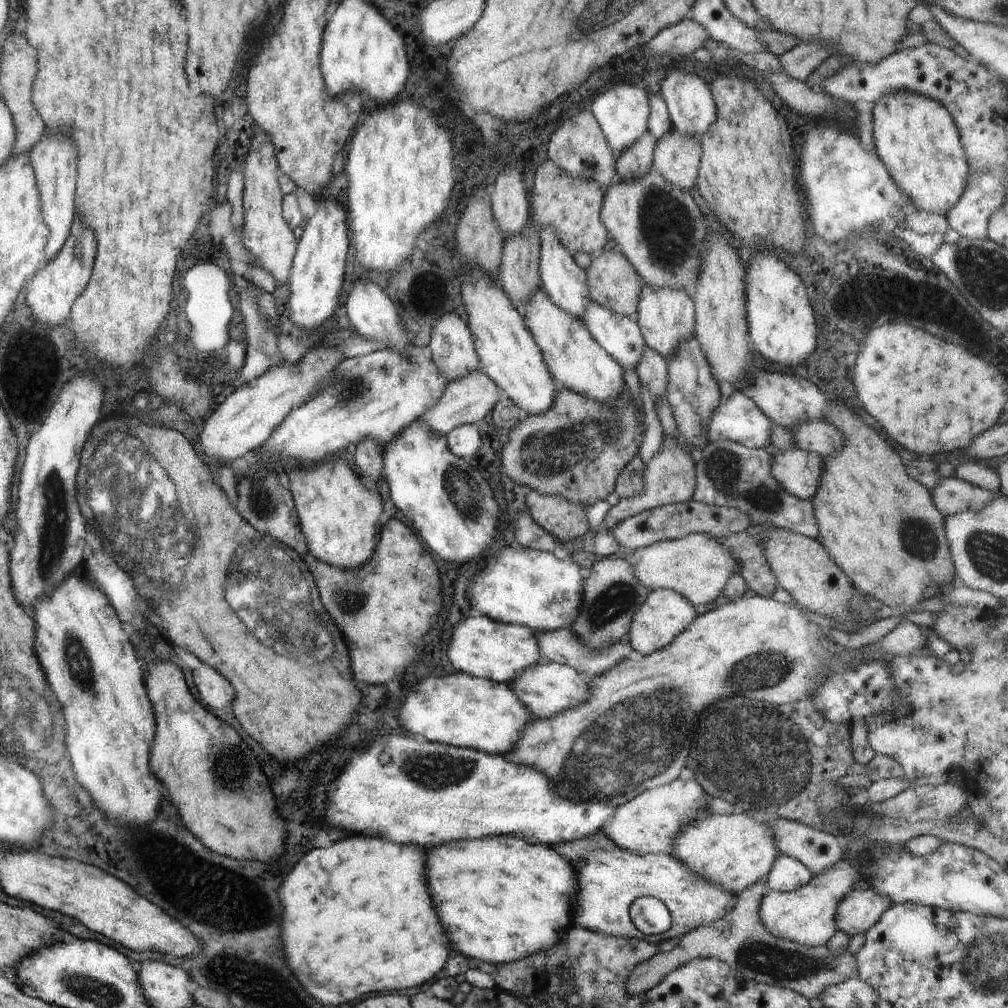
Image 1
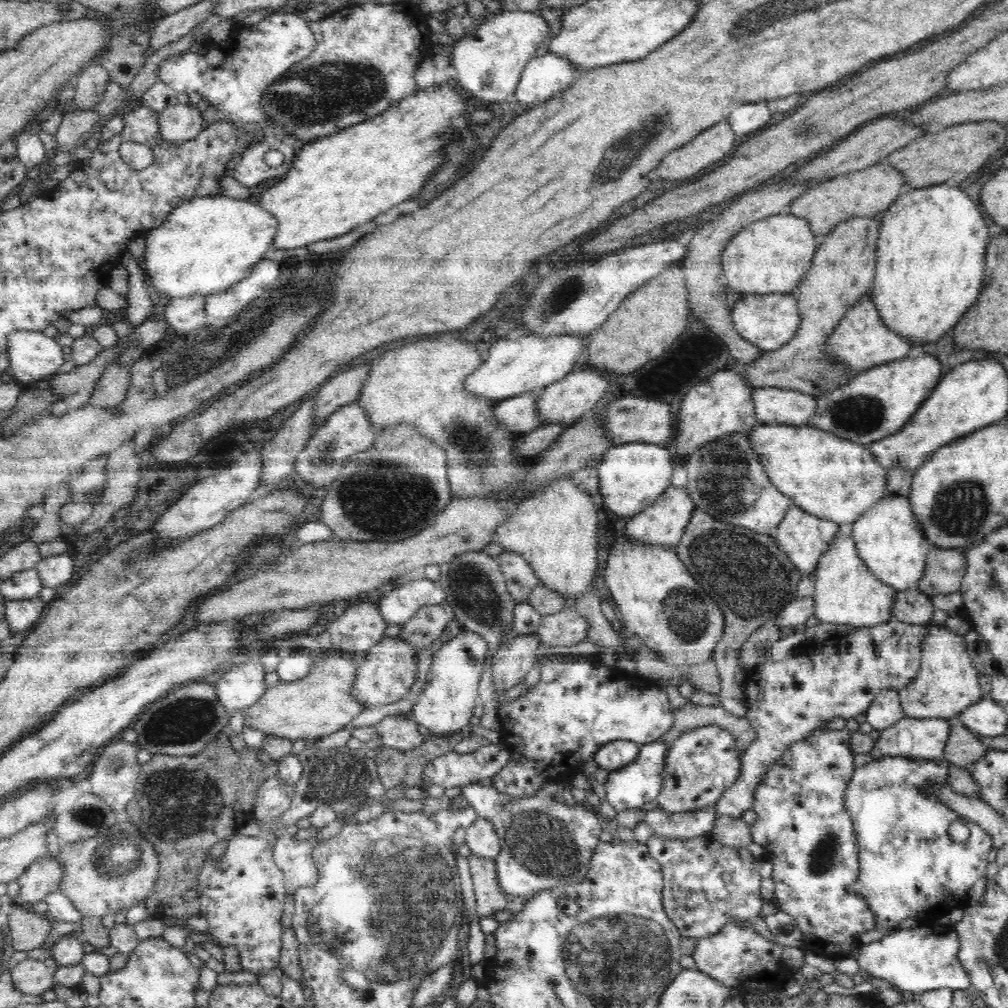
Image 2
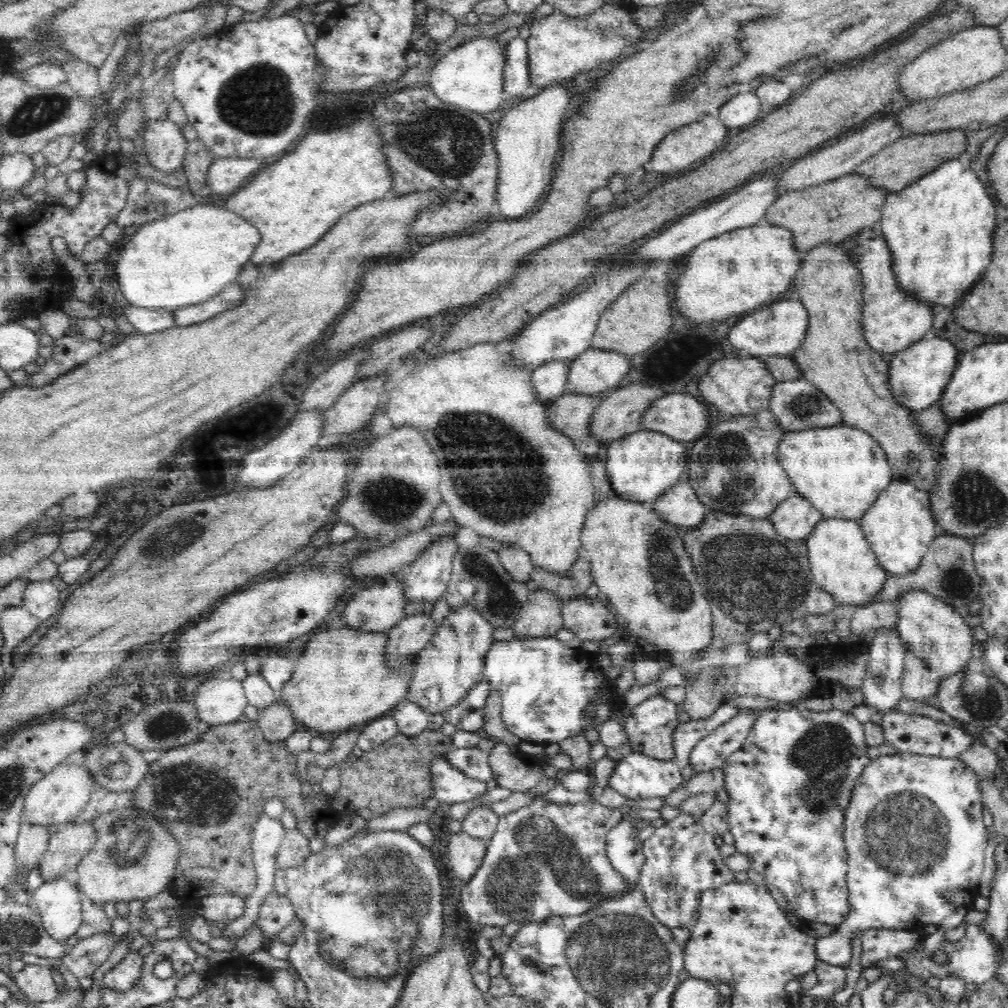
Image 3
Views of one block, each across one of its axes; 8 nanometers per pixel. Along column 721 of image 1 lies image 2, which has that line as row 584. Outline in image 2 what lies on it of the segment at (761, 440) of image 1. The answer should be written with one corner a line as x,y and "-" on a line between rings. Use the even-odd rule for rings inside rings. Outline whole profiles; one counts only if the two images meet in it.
426,577
409,581
404,586
396,586
384,594
377,607
388,625
403,625
422,606
440,604
445,598
446,595
439,583

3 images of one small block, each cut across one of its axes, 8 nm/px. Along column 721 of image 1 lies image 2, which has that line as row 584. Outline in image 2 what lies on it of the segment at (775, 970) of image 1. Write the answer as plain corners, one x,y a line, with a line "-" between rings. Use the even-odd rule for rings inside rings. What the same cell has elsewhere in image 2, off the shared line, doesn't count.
932,548
927,558
924,576
916,582
922,593
930,595
947,595
959,590
967,560
961,548

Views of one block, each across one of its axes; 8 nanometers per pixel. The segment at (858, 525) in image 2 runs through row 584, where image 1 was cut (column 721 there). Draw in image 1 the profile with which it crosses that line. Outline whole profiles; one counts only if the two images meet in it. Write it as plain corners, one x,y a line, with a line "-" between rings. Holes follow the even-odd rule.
616,846
588,851
583,860
572,862
576,872
574,922
607,937
624,937
658,945
668,938
678,937
699,926
713,923
728,907
734,906
734,895
722,887
695,875
681,860
672,854
646,853
641,855
-
640,897
660,899
671,914
670,928
662,934
640,932
629,917
632,902

